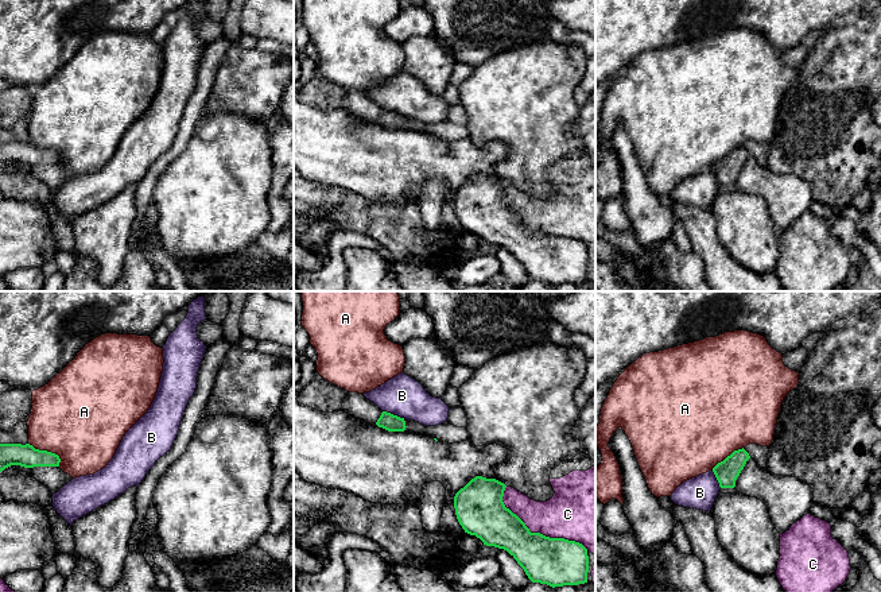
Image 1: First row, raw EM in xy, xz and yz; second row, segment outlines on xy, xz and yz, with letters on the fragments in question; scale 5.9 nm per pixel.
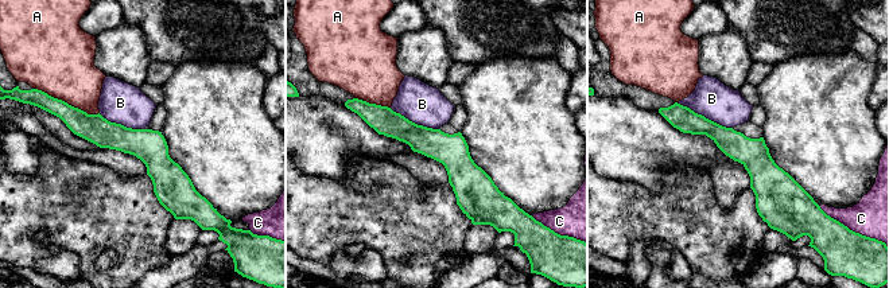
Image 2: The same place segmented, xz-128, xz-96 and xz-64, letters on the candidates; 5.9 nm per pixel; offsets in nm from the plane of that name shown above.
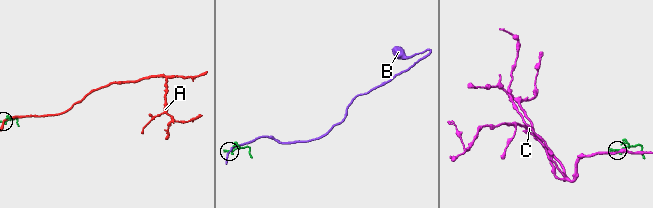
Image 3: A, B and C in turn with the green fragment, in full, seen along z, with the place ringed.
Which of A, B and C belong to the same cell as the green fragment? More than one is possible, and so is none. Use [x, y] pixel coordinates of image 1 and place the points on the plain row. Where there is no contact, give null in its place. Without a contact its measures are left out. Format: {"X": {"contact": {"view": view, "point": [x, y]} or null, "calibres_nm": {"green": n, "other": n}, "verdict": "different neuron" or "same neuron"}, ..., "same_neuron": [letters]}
{"A": {"contact": {"view": "xy", "point": [49, 150]}, "calibres_nm": {"green": 140, "other": 480}, "verdict": "different neuron"}, "B": {"contact": {"view": "xz", "point": [392, 112]}, "calibres_nm": {"green": 100, "other": 240}, "verdict": "different neuron"}, "C": {"contact": {"view": "xz", "point": [536, 231]}, "calibres_nm": {"green": 280, "other": 320}, "verdict": "different neuron"}, "same_neuron": []}

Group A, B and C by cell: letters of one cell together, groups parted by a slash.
A B / C

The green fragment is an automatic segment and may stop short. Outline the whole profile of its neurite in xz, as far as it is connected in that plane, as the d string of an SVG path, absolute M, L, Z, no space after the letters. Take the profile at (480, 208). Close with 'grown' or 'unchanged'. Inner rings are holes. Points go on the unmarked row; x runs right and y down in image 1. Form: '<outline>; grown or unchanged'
M476 174L455 191L455 213L465 231L507 248L532 280L552 286L587 280L587 247L575 239L531 231L505 205L505 185L496 177Z; unchanged

